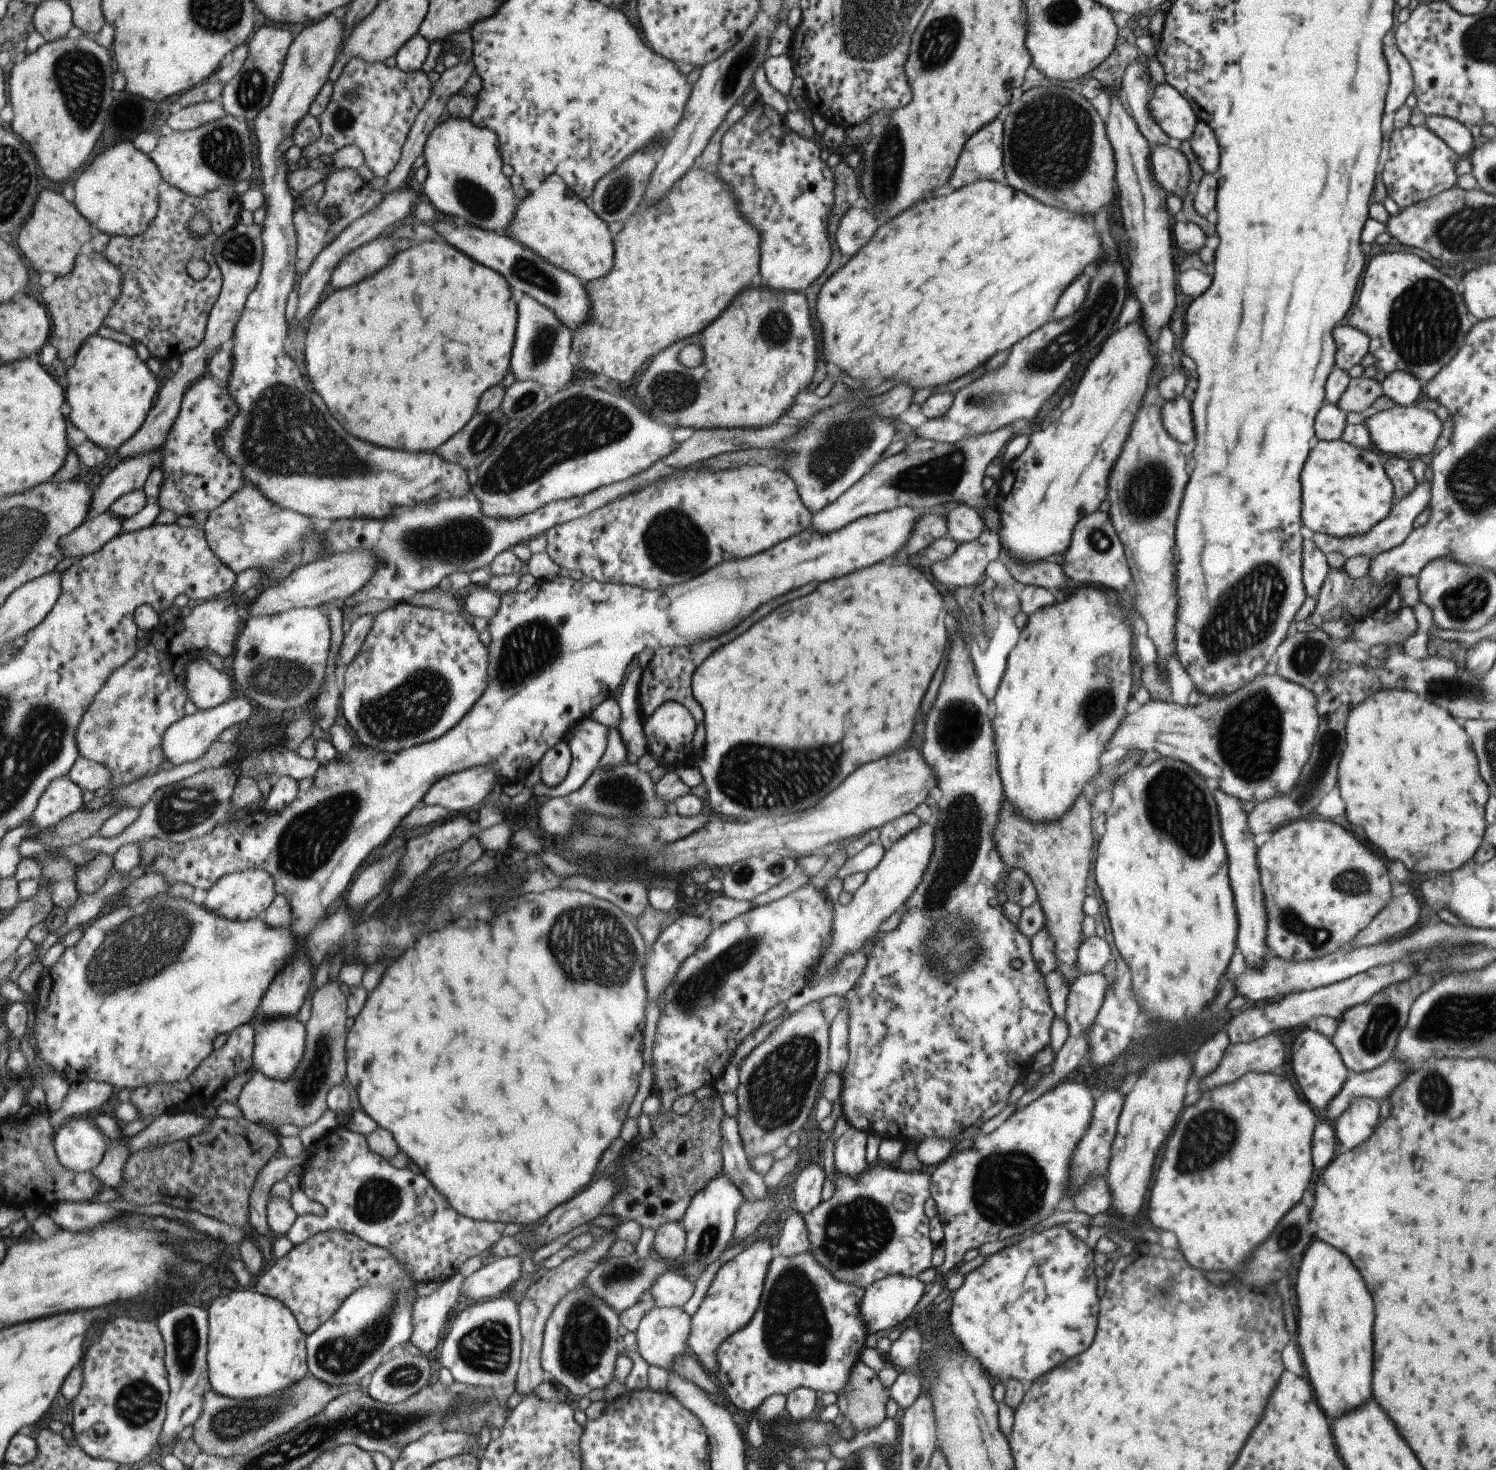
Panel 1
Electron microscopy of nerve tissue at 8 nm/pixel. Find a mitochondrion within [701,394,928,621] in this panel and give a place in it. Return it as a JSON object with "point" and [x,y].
{"point":[842,442]}

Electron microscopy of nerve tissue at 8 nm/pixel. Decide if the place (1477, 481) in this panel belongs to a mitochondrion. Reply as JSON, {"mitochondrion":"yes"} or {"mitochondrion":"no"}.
{"mitochondrion":"yes"}

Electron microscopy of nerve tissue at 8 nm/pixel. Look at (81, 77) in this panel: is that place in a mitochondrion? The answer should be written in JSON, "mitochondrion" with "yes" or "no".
{"mitochondrion":"yes"}

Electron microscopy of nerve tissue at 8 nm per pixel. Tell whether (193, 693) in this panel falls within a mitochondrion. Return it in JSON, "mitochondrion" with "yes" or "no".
{"mitochondrion":"no"}

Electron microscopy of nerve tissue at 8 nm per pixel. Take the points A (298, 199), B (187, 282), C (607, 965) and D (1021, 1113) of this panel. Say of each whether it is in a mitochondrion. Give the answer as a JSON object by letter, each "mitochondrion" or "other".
{"A":"other","B":"other","C":"mitochondrion","D":"other"}

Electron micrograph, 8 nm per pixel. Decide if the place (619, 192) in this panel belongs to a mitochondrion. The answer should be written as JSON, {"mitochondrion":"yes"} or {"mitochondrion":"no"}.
{"mitochondrion":"yes"}

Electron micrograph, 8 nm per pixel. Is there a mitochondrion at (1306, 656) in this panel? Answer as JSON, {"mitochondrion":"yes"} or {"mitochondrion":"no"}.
{"mitochondrion":"yes"}

